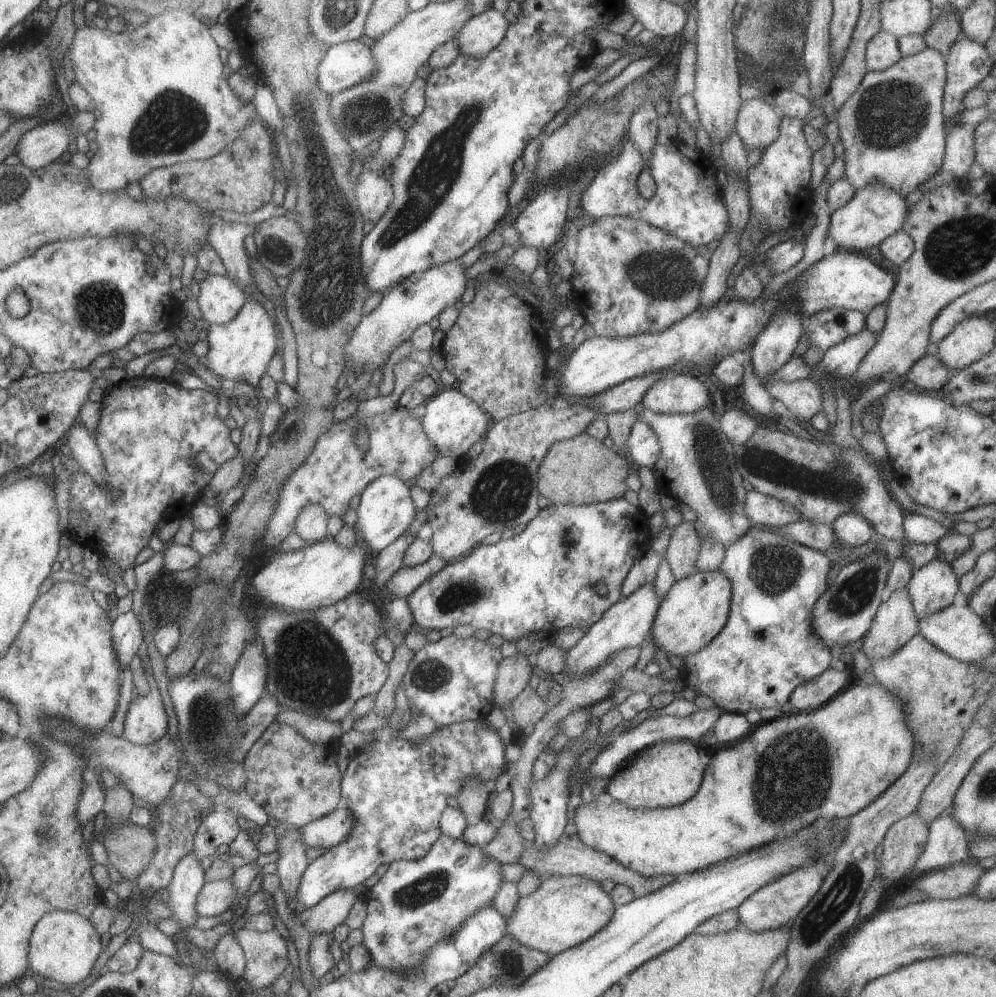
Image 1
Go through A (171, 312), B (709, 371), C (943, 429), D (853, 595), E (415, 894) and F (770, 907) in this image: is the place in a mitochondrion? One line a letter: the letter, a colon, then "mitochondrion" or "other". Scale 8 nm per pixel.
A: other
B: other
C: mitochondrion
D: mitochondrion
E: mitochondrion
F: other

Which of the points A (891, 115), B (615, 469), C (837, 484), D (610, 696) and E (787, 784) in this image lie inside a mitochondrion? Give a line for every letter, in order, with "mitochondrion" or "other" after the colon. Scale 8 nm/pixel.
A: mitochondrion
B: other
C: mitochondrion
D: other
E: mitochondrion

